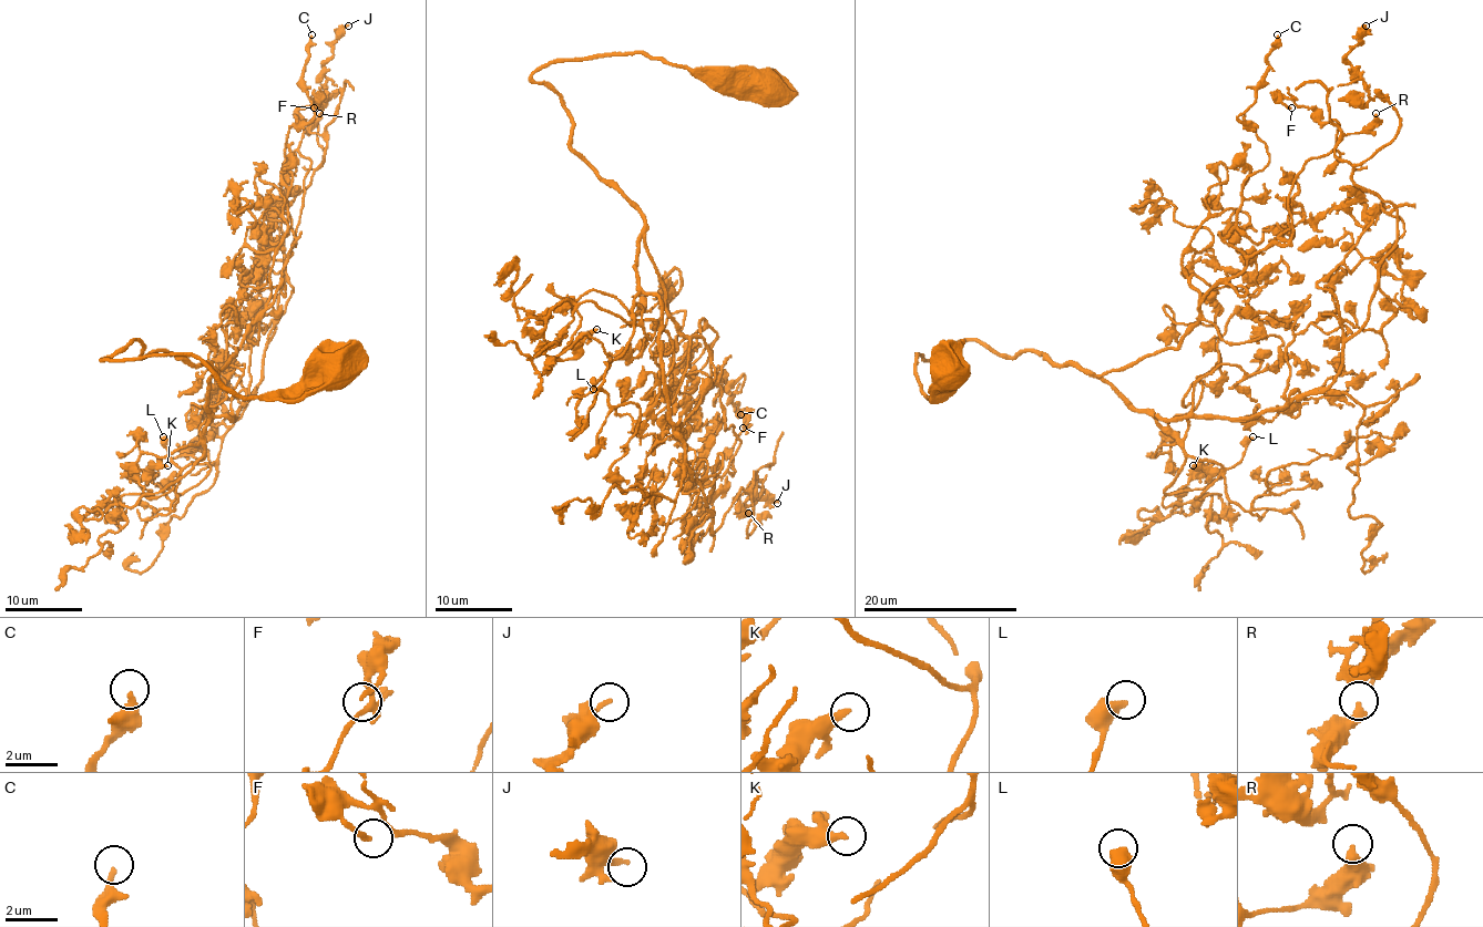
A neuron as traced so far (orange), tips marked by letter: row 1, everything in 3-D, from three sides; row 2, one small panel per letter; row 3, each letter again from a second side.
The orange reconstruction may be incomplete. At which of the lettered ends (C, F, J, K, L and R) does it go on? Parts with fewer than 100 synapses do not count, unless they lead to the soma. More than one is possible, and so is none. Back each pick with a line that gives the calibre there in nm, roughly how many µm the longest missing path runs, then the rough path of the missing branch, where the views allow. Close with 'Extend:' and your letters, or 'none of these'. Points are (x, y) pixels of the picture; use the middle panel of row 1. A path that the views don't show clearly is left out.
Extend: none of these

